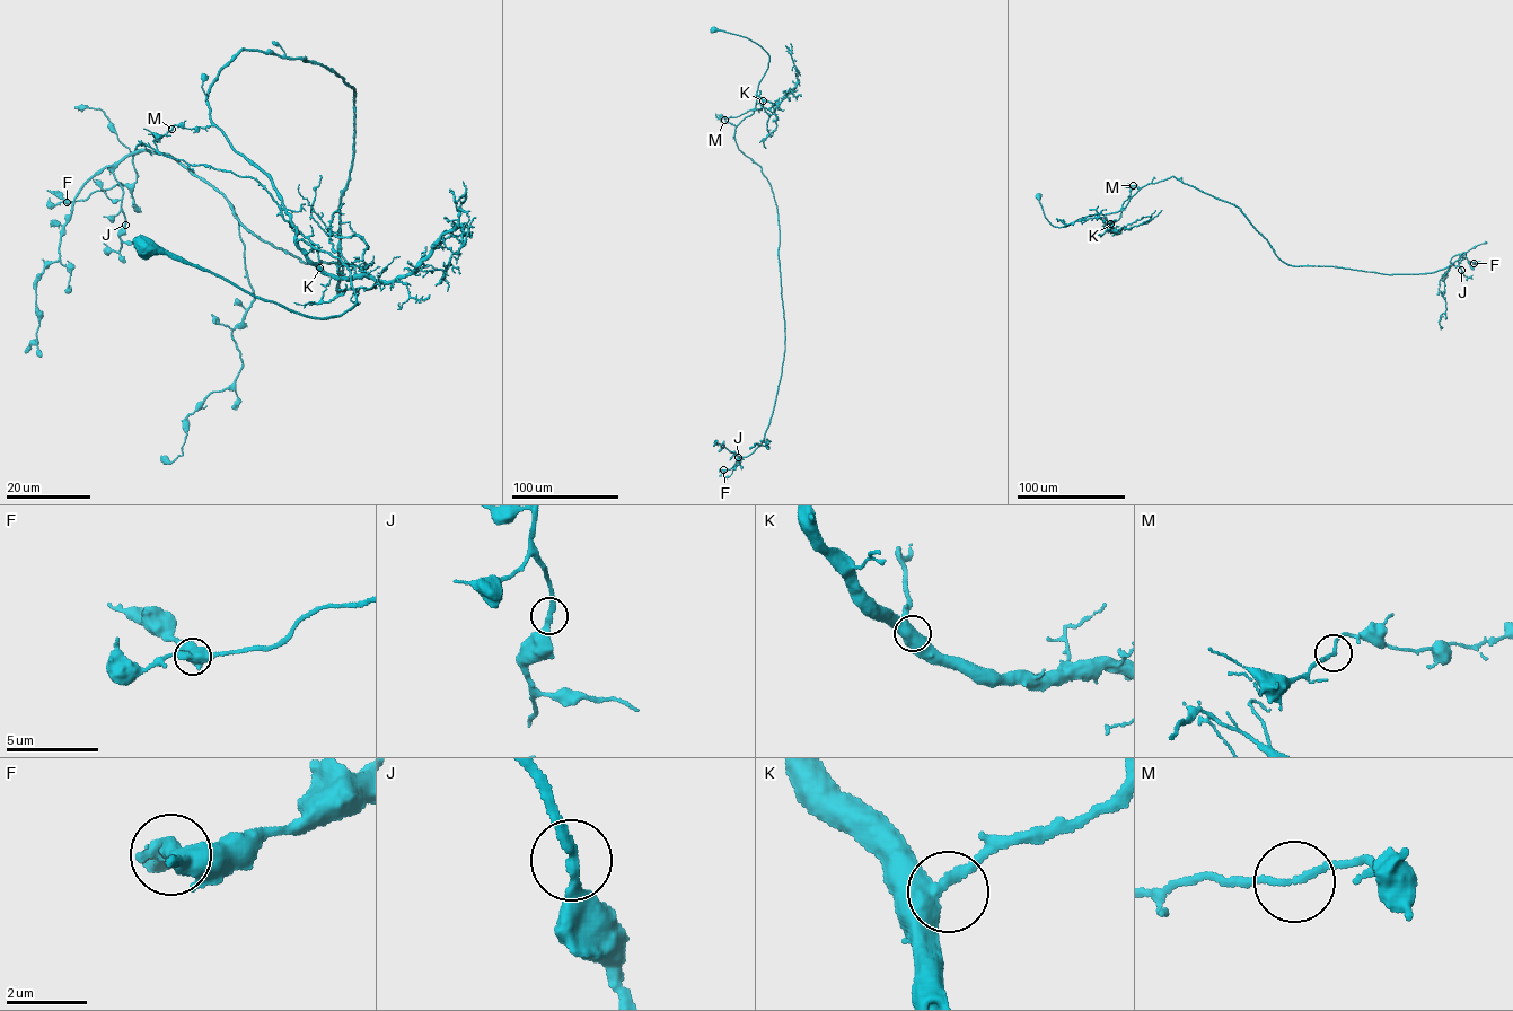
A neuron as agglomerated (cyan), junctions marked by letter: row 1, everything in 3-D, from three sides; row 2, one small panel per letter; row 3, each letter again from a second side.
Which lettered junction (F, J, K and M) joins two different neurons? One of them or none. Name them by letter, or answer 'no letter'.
no letter

